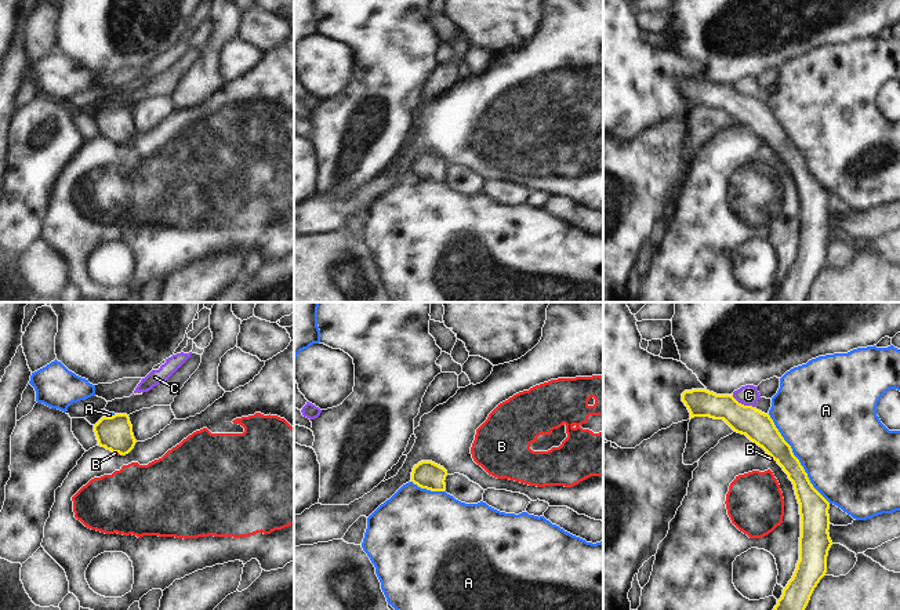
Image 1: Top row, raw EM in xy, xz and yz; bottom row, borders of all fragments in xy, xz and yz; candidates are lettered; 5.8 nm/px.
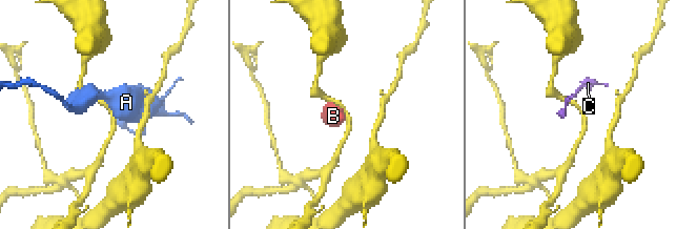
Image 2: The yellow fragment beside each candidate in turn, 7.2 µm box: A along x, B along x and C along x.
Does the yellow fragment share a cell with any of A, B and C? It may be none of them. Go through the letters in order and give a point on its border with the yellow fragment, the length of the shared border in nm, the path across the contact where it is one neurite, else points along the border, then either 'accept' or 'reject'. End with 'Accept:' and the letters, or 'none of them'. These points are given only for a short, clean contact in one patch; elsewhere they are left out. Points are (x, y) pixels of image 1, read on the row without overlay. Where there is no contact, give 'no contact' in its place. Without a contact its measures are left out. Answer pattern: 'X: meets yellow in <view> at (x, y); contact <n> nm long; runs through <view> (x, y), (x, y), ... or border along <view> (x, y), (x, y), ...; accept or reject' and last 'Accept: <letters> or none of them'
A: meets yellow in yz at (797, 149); contact 650 nm long; reject
B: meets yellow in yz at (772, 148); contact 50 nm long; border along yz (769, 145), (775, 151); reject
C: meets yellow in yz at (743, 95); contact 150 nm long; border along yz (732, 86), (739, 93), (754, 98); reject
Accept: none of them

